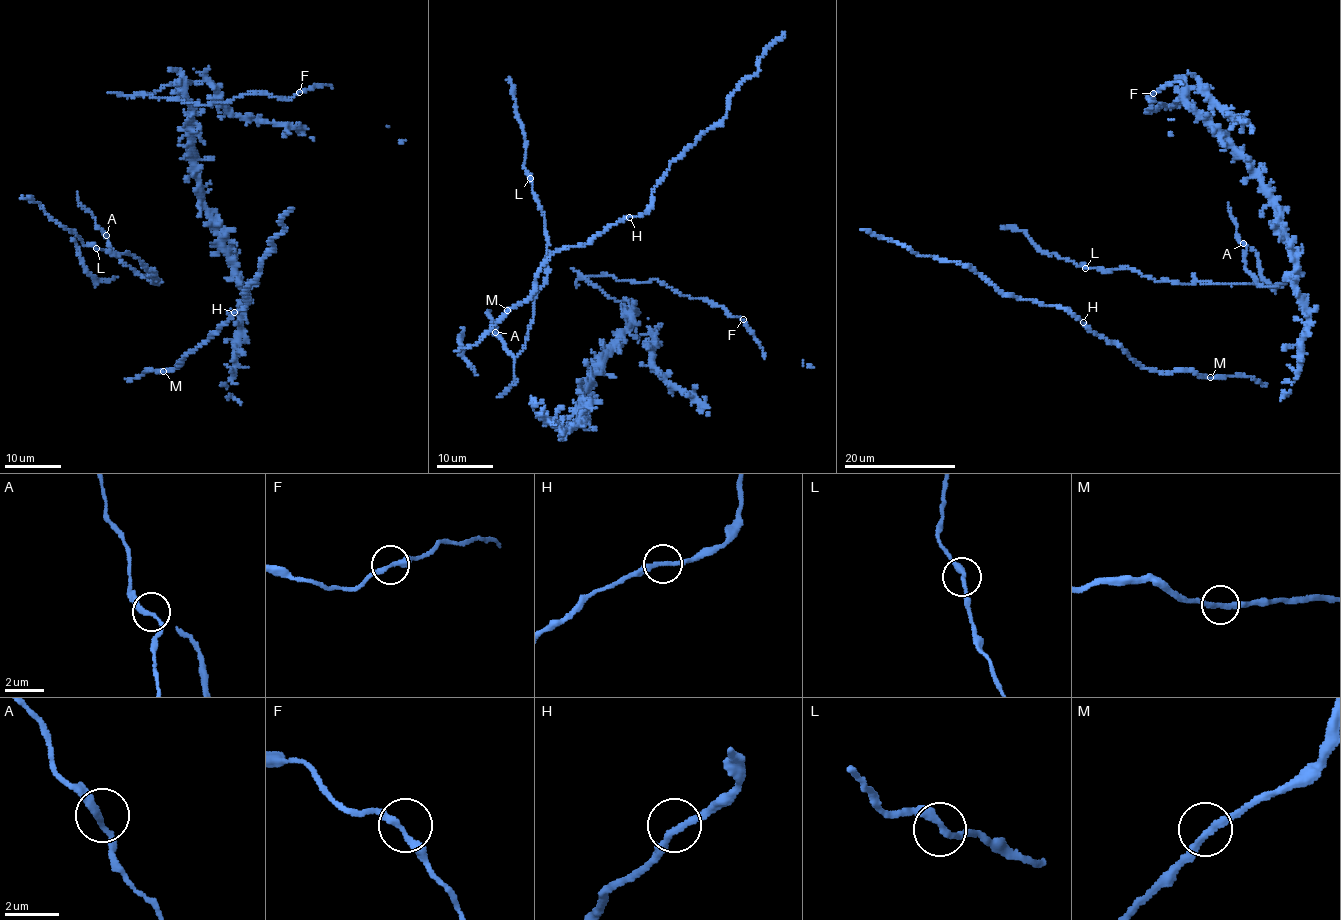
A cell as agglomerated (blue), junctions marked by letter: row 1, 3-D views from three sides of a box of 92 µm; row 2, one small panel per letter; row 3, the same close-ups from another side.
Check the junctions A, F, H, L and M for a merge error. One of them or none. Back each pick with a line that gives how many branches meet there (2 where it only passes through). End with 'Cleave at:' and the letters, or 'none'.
Cleave at: none

